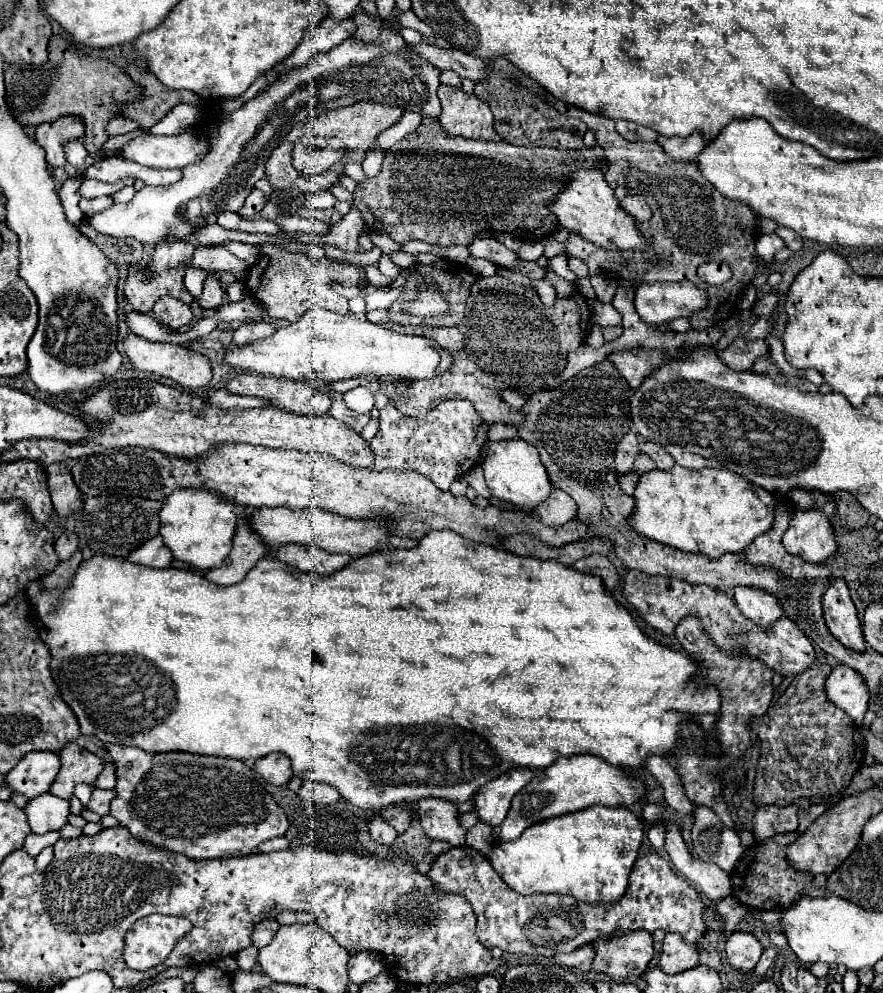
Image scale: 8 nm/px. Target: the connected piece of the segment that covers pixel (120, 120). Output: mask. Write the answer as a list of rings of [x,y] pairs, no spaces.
[[[115,116],[109,124],[107,124],[107,136],[117,136],[117,134],[129,134],[139,130],[141,126],[135,120],[123,118],[123,116]]]

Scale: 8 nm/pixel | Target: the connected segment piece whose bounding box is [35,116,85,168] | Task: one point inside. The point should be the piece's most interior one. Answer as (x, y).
(52, 136)

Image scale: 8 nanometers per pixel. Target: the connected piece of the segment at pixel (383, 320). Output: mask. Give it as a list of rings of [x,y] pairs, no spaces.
[[[375,310],[375,312],[367,312],[367,316],[365,316],[369,322],[373,322],[373,324],[381,324],[381,326],[387,326],[387,328],[393,328],[393,326],[397,326],[397,324],[393,324],[393,322],[387,322],[387,310]]]

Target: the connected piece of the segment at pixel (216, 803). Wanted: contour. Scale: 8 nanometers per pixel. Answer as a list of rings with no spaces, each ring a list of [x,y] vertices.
[[[107,744],[117,768],[117,798],[111,802],[111,816],[119,820],[137,840],[185,854],[187,858],[231,858],[257,850],[263,840],[283,836],[287,832],[287,816],[273,796],[263,788],[259,776],[241,760],[199,756],[187,752],[147,754],[141,748]]]

